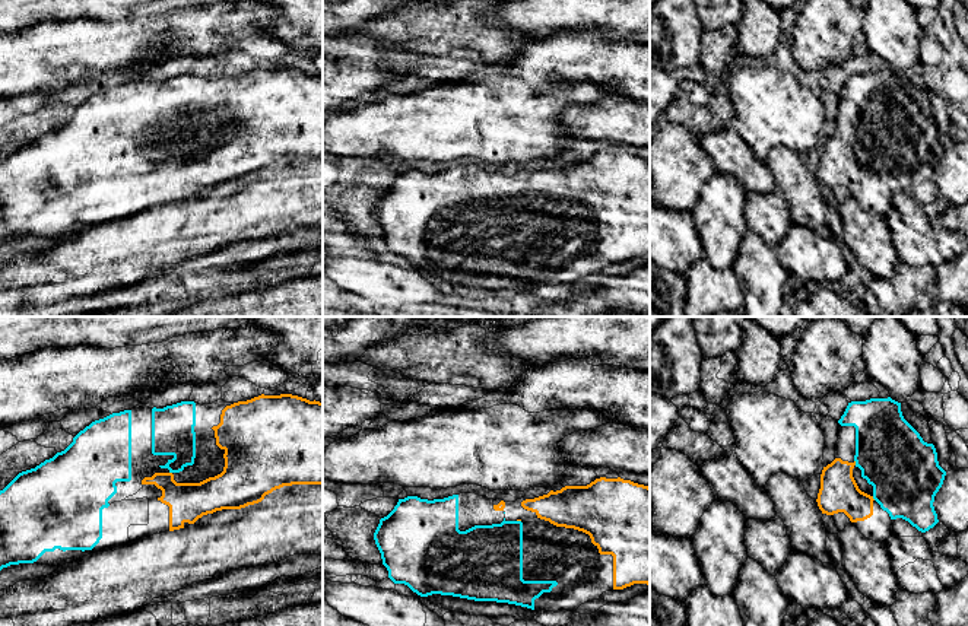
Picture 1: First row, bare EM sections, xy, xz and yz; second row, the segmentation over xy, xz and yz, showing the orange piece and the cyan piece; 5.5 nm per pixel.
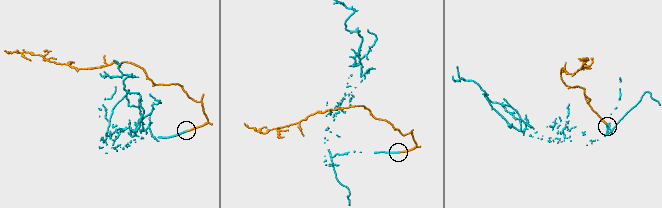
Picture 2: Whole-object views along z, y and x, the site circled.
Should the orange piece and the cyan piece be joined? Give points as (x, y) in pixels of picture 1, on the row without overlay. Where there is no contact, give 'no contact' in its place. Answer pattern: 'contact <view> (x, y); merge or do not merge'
contact yz (854, 136); merge

